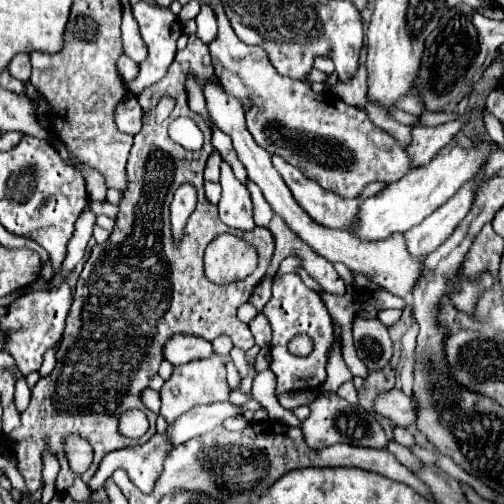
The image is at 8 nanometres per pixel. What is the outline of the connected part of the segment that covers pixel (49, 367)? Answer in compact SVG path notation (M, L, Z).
M55 347L45 353L43 365L41 365L41 369L39 369L39 375L41 375L41 377L47 377L47 375L53 371L53 367L55 367Z

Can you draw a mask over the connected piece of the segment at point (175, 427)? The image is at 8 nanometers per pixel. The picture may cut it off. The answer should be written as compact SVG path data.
M227 401L223 403L211 403L211 405L199 405L185 415L177 417L173 423L169 423L165 437L171 447L177 447L193 437L201 437L209 431L213 431L217 425L223 423L225 417L239 415L239 409Z

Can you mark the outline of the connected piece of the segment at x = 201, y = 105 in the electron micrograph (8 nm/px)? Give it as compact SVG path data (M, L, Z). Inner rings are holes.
M193 77L187 79L187 93L189 93L189 105L191 105L191 109L197 111L197 113L203 113L205 119L211 123L211 119L209 119L209 115L207 115L207 109L205 109L205 97L203 97L203 93L201 93L199 83L197 83Z

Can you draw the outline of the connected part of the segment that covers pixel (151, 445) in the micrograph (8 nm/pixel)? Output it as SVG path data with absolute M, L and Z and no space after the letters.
M159 433L155 437L151 437L143 447L125 447L119 451L111 451L103 457L95 477L91 479L91 483L87 485L91 493L99 491L103 481L111 477L111 473L115 469L125 469L129 473L129 479L145 493L149 493L153 489L153 483L157 481L161 467L163 467L163 459L169 453L169 445L165 441L165 437L159 437Z

